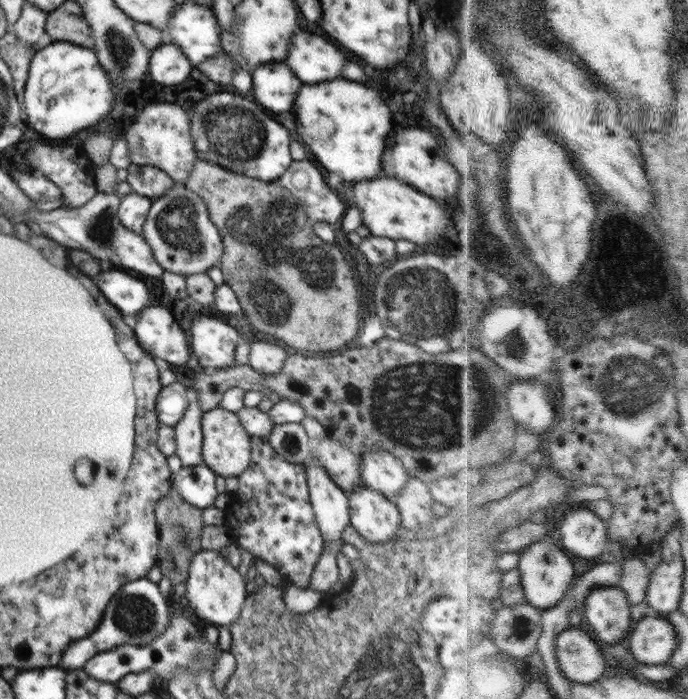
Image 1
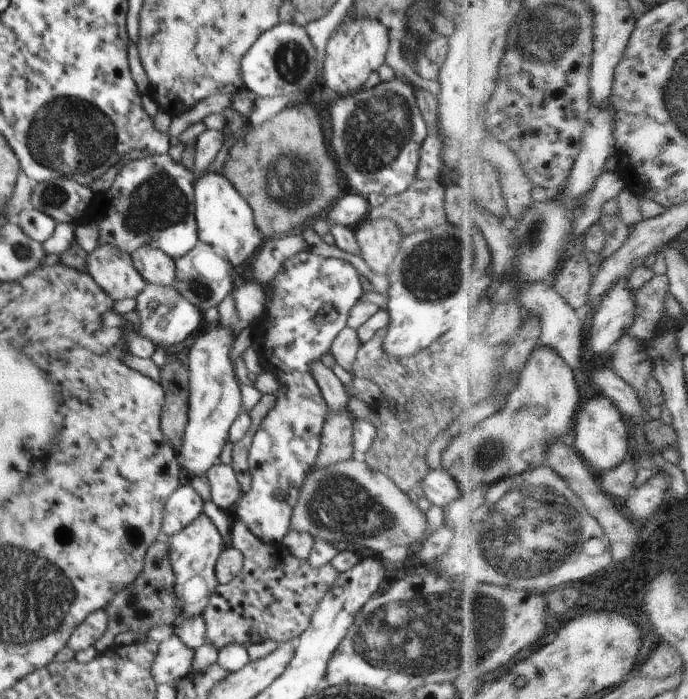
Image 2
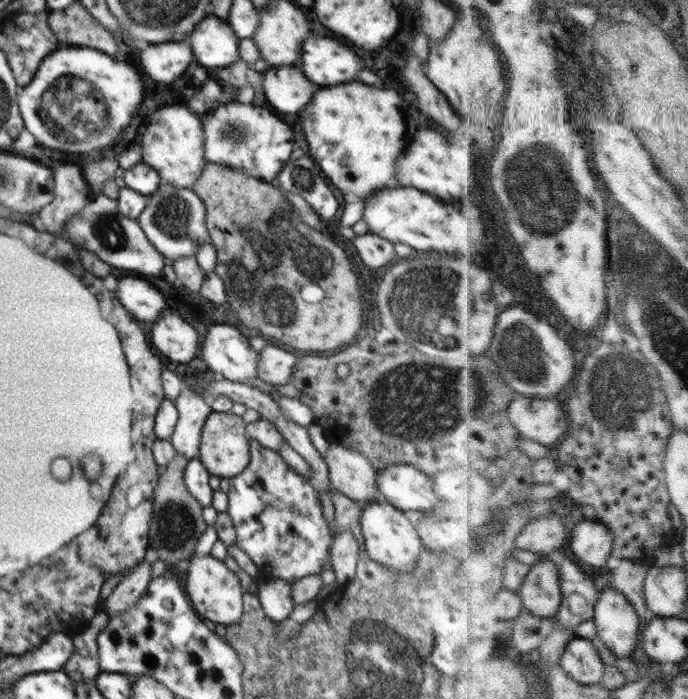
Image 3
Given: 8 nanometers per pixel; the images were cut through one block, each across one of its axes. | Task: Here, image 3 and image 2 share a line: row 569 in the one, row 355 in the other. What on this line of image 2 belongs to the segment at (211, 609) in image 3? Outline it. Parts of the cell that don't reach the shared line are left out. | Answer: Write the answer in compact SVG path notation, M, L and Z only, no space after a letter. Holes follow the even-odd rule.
M219 324L214 328L200 330L200 336L189 348L187 365L189 370L188 422L185 426L182 446L176 453L179 466L188 472L190 478L196 476L196 474L205 474L212 465L219 462L220 452L228 441L228 430L230 430L232 422L241 414L242 403L240 388L238 388L238 376L236 376L236 367L230 359L230 350L236 338L237 336L231 327Z

